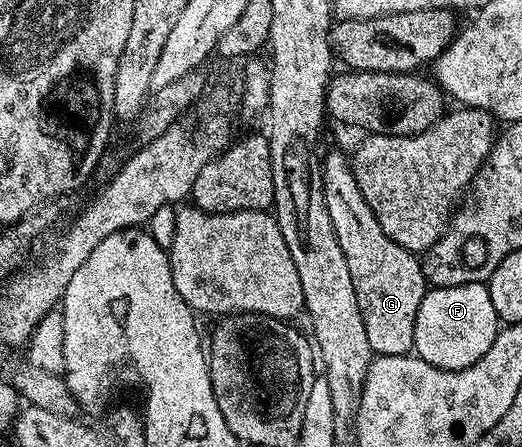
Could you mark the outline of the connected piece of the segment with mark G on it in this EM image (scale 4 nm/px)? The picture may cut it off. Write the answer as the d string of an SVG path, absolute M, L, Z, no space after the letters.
M332 151L328 156L325 154L322 166L326 209L330 213L330 221L334 221L338 245L342 245L342 253L346 253L346 266L350 268L350 281L354 281L354 293L358 297L358 309L362 309L362 321L366 325L370 349L376 355L409 354L414 348L414 321L418 317L418 307L422 305L426 290L420 259L413 252L402 249L402 245L390 241L386 233L382 233L382 225L378 225L374 209L366 205L366 197L362 197L362 189L358 189L358 181L354 177L347 154L344 156L340 151Z

